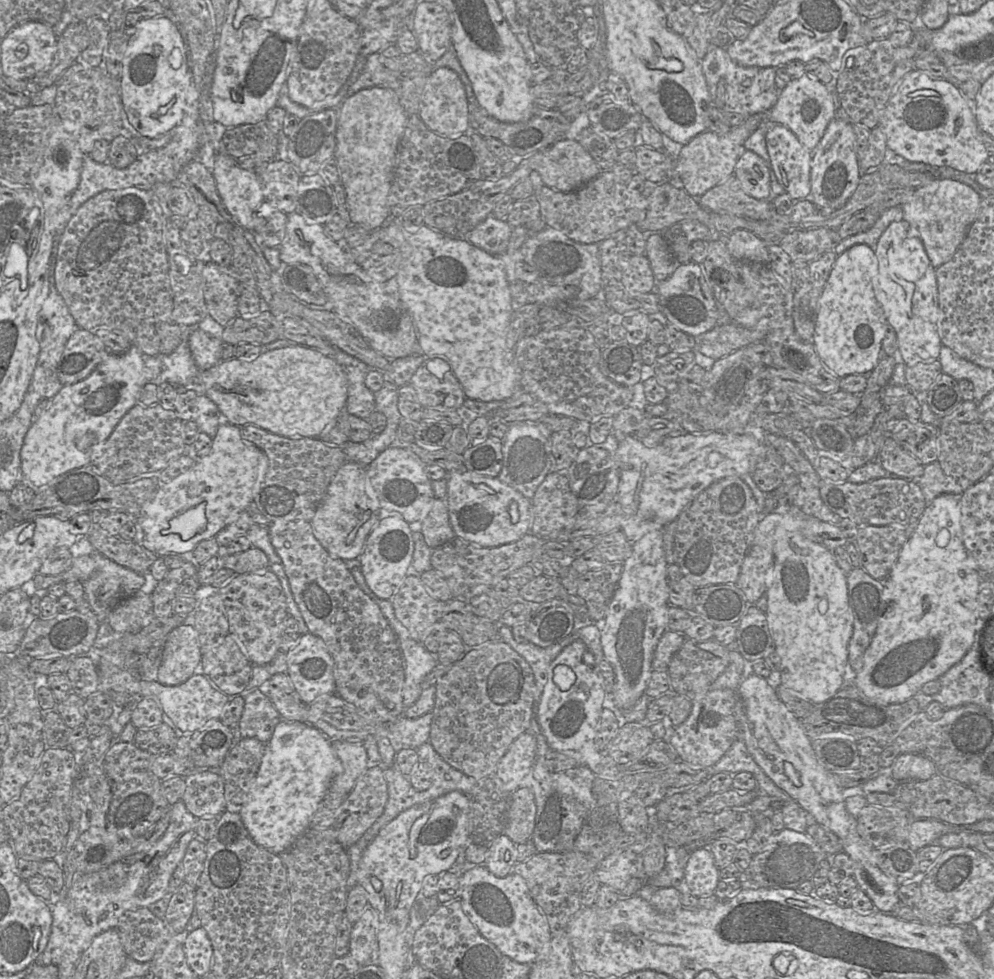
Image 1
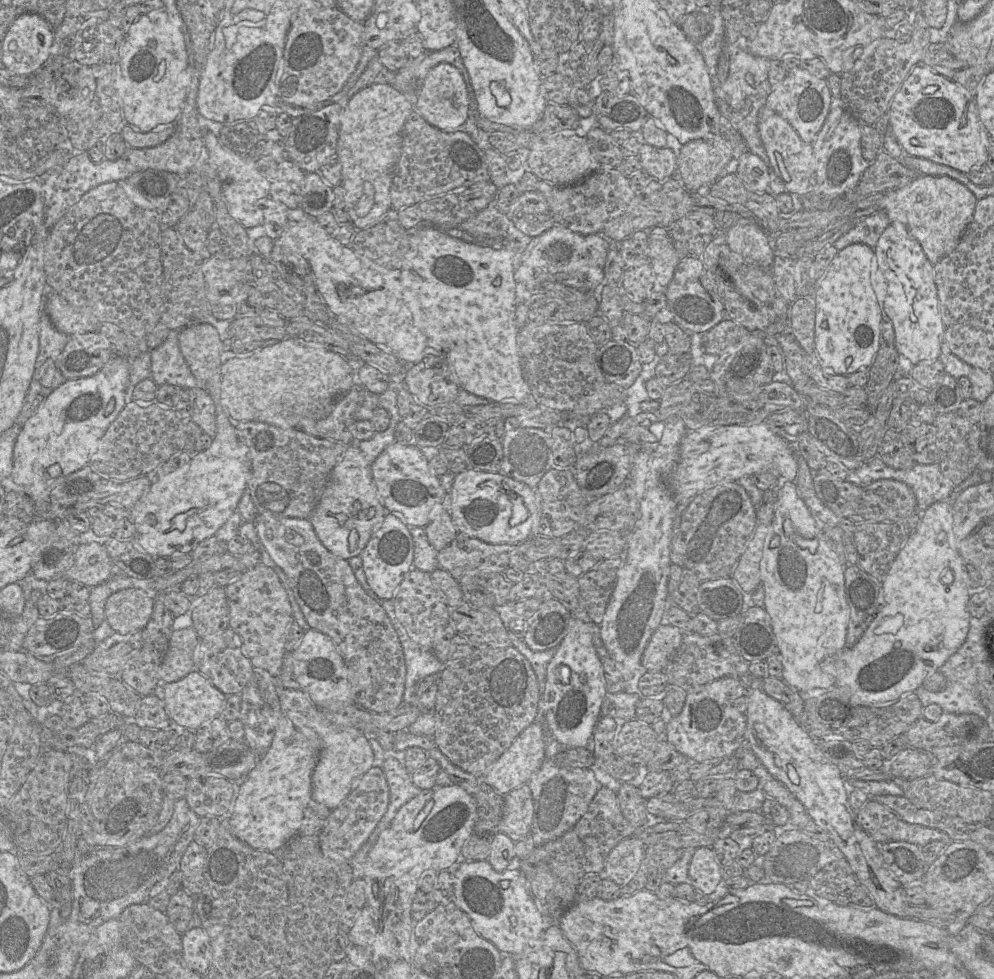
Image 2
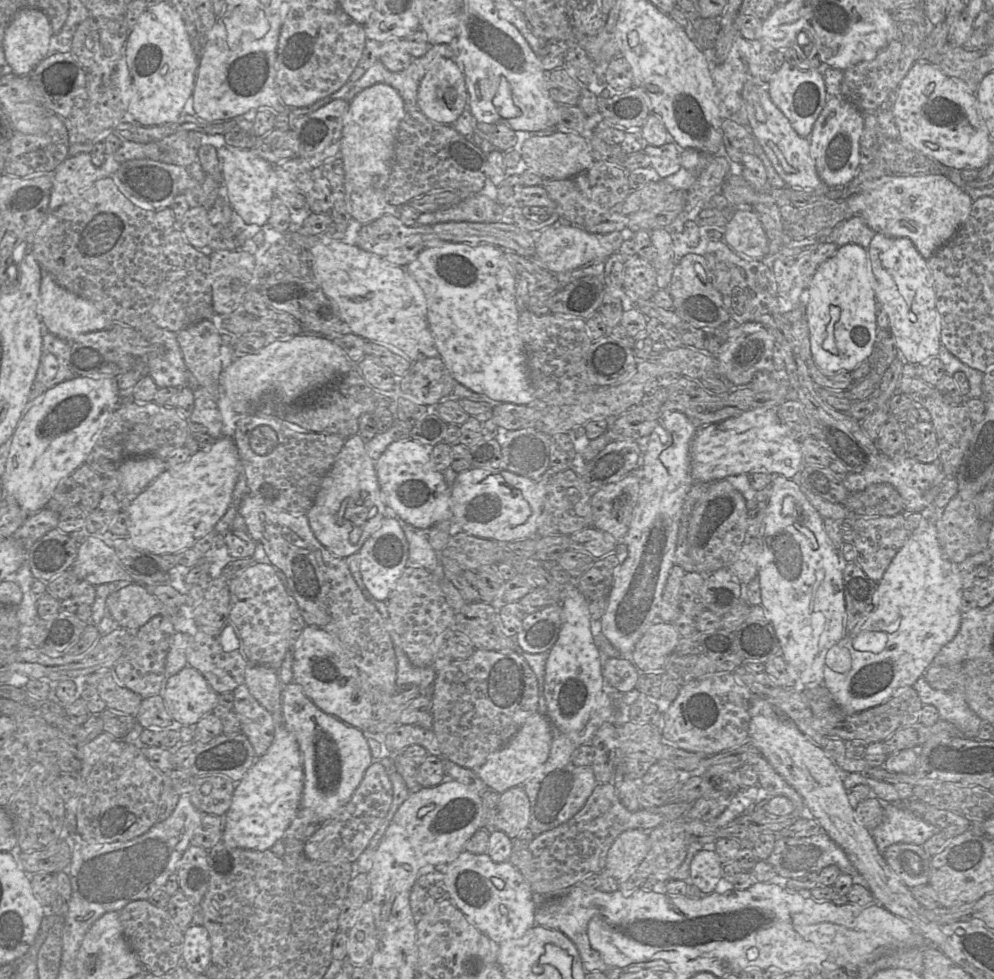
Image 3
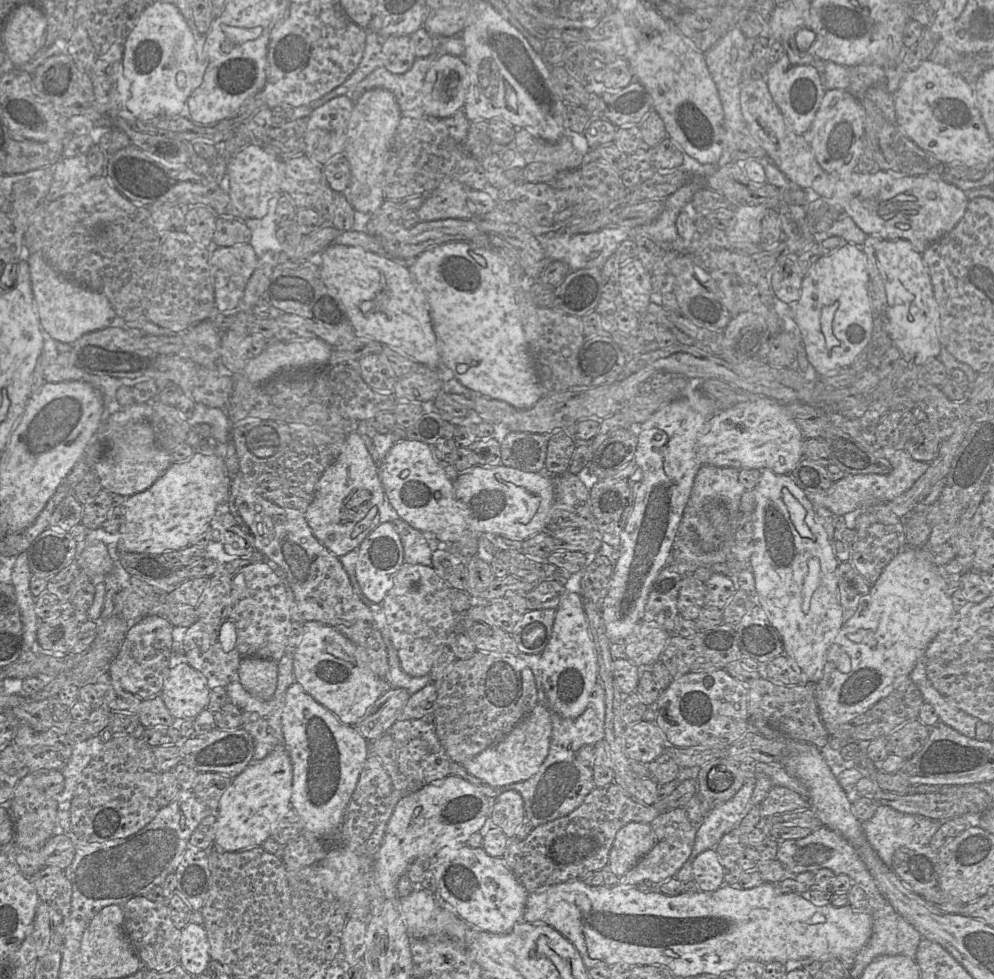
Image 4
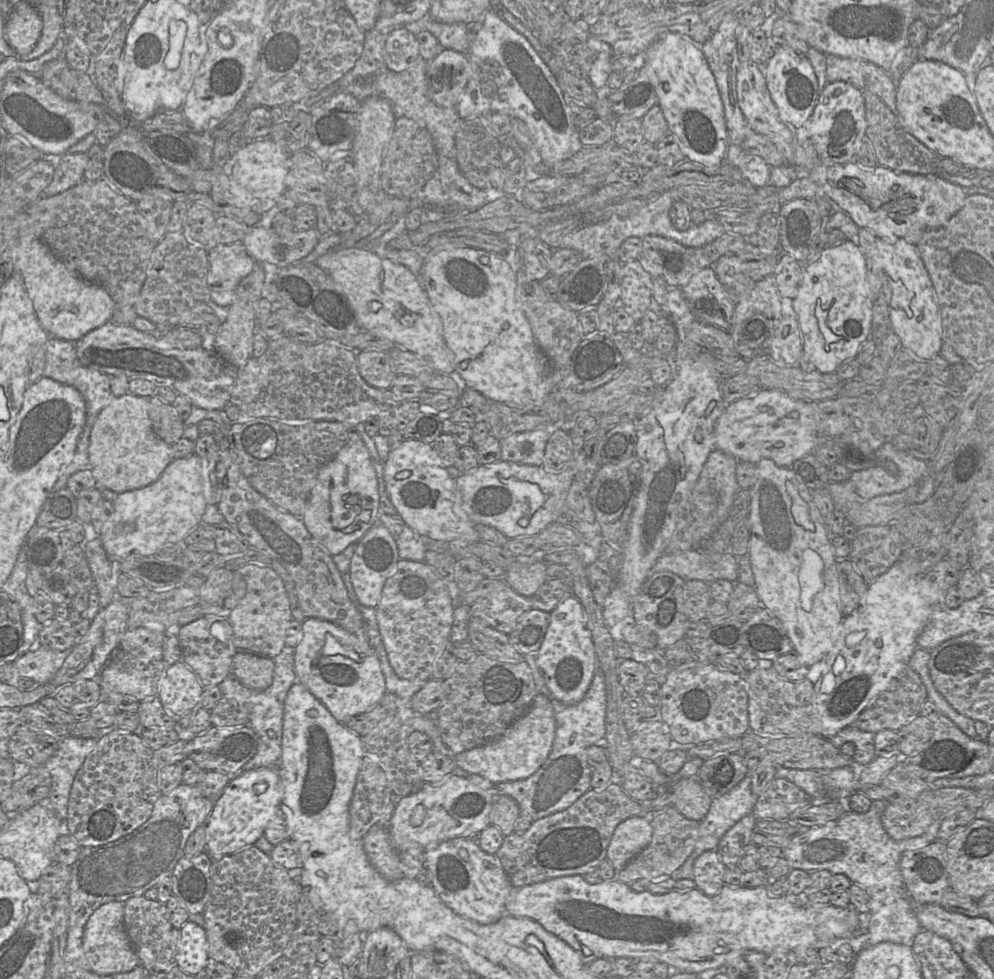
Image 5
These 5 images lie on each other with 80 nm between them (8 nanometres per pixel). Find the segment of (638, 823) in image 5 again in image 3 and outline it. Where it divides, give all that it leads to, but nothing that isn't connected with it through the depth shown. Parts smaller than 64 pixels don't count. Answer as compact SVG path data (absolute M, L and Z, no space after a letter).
M630 829L622 832L611 845L605 869L618 883L623 883L635 872L650 848L648 831Z

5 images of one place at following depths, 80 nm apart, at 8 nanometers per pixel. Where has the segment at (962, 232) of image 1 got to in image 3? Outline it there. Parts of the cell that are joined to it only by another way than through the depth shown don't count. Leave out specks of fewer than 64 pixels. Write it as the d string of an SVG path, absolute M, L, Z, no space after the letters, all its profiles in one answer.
M890 175L881 186L845 199L853 214L860 215L876 233L910 239L919 253L927 260L949 241L968 218L973 200L946 175Z

